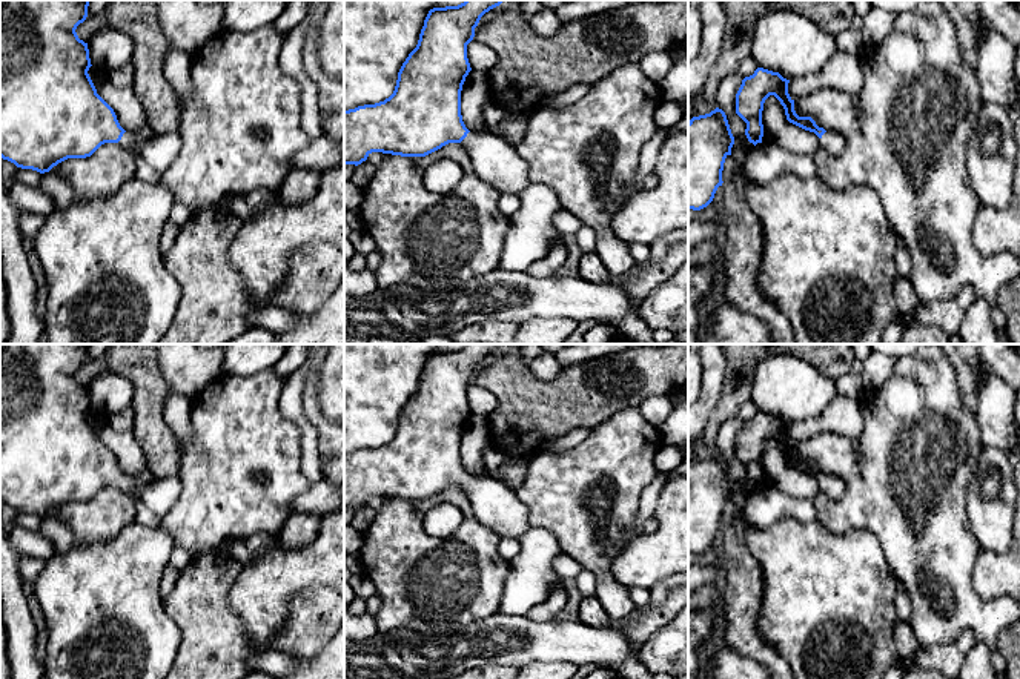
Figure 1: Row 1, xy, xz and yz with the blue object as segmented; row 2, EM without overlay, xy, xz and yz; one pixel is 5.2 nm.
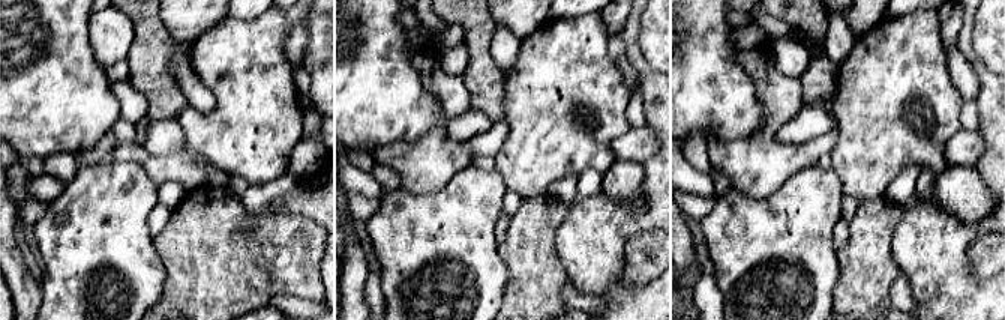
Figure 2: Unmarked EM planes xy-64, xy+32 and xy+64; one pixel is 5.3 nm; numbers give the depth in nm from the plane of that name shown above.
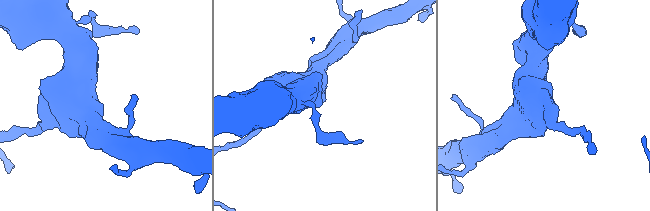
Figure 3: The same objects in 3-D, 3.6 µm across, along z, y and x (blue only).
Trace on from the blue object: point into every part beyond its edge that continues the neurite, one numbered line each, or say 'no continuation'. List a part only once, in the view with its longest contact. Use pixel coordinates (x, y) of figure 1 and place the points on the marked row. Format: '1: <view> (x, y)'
1: xy (137, 139)

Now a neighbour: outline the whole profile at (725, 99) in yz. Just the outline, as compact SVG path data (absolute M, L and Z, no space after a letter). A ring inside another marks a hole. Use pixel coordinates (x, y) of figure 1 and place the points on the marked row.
M739 74L725 77L720 81L716 94L716 106L725 112L731 134L734 137L731 155L737 166L743 167L754 144L750 143L745 135L747 123L736 114L736 94L742 84L742 80L743 78Z

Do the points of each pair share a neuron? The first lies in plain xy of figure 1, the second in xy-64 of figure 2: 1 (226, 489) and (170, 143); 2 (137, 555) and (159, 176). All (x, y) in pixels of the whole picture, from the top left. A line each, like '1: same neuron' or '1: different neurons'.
1: different neurons
2: different neurons

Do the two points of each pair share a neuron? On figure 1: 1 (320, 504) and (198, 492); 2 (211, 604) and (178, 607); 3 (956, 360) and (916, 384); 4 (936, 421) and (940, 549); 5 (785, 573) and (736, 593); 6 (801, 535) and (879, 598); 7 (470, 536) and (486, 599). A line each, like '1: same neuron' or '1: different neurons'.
1: different neurons
2: same neuron
3: different neurons
4: same neuron
5: different neurons
6: same neuron
7: same neuron

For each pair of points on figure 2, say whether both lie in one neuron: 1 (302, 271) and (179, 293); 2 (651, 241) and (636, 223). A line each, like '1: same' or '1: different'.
1: same
2: different

